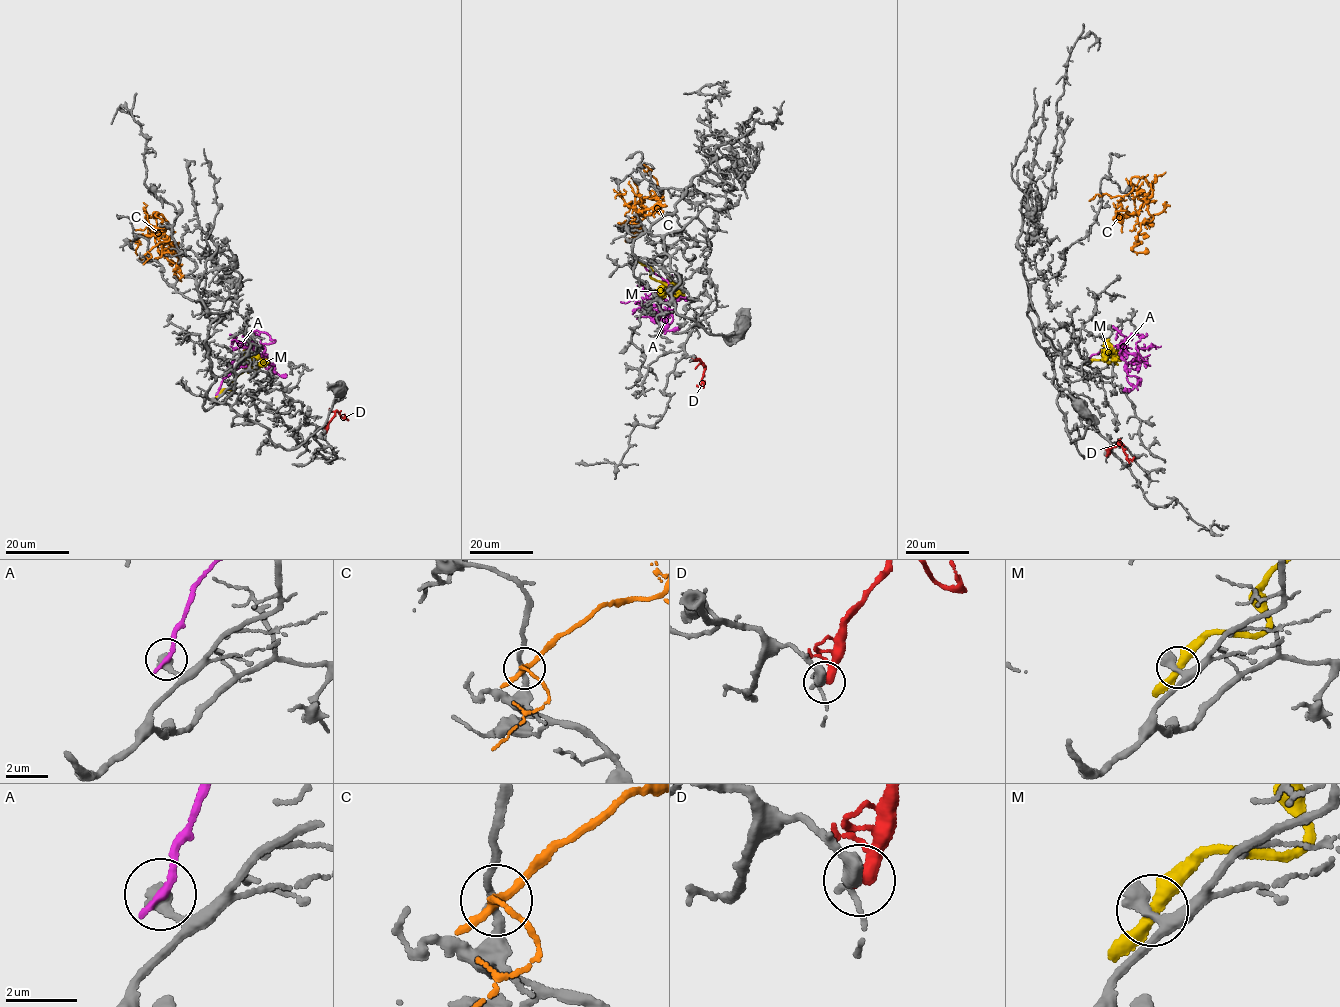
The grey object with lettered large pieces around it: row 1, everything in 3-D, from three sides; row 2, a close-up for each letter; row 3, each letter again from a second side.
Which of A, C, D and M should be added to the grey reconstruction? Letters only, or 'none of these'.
none of these

